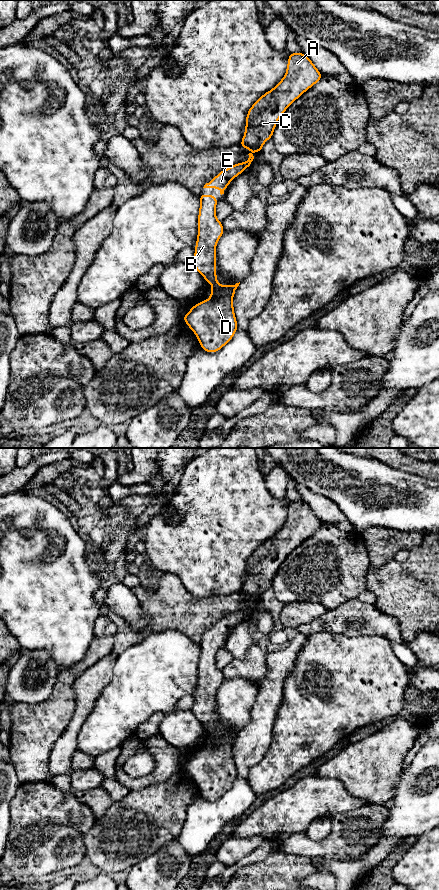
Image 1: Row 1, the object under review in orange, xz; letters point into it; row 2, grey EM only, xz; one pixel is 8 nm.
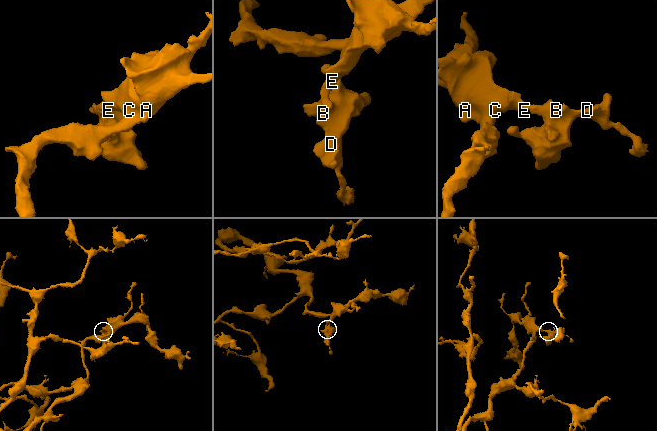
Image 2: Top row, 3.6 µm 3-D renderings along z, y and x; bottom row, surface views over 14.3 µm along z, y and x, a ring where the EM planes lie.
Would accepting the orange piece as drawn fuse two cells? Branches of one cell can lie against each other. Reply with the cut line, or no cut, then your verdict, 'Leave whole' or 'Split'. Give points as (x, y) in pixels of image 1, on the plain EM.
No split. Leave whole

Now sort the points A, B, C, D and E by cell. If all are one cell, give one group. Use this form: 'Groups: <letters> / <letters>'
Groups: A B C D E

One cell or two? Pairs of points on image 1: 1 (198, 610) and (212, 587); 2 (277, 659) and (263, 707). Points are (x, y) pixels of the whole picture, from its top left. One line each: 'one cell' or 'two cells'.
1: two cells
2: one cell

